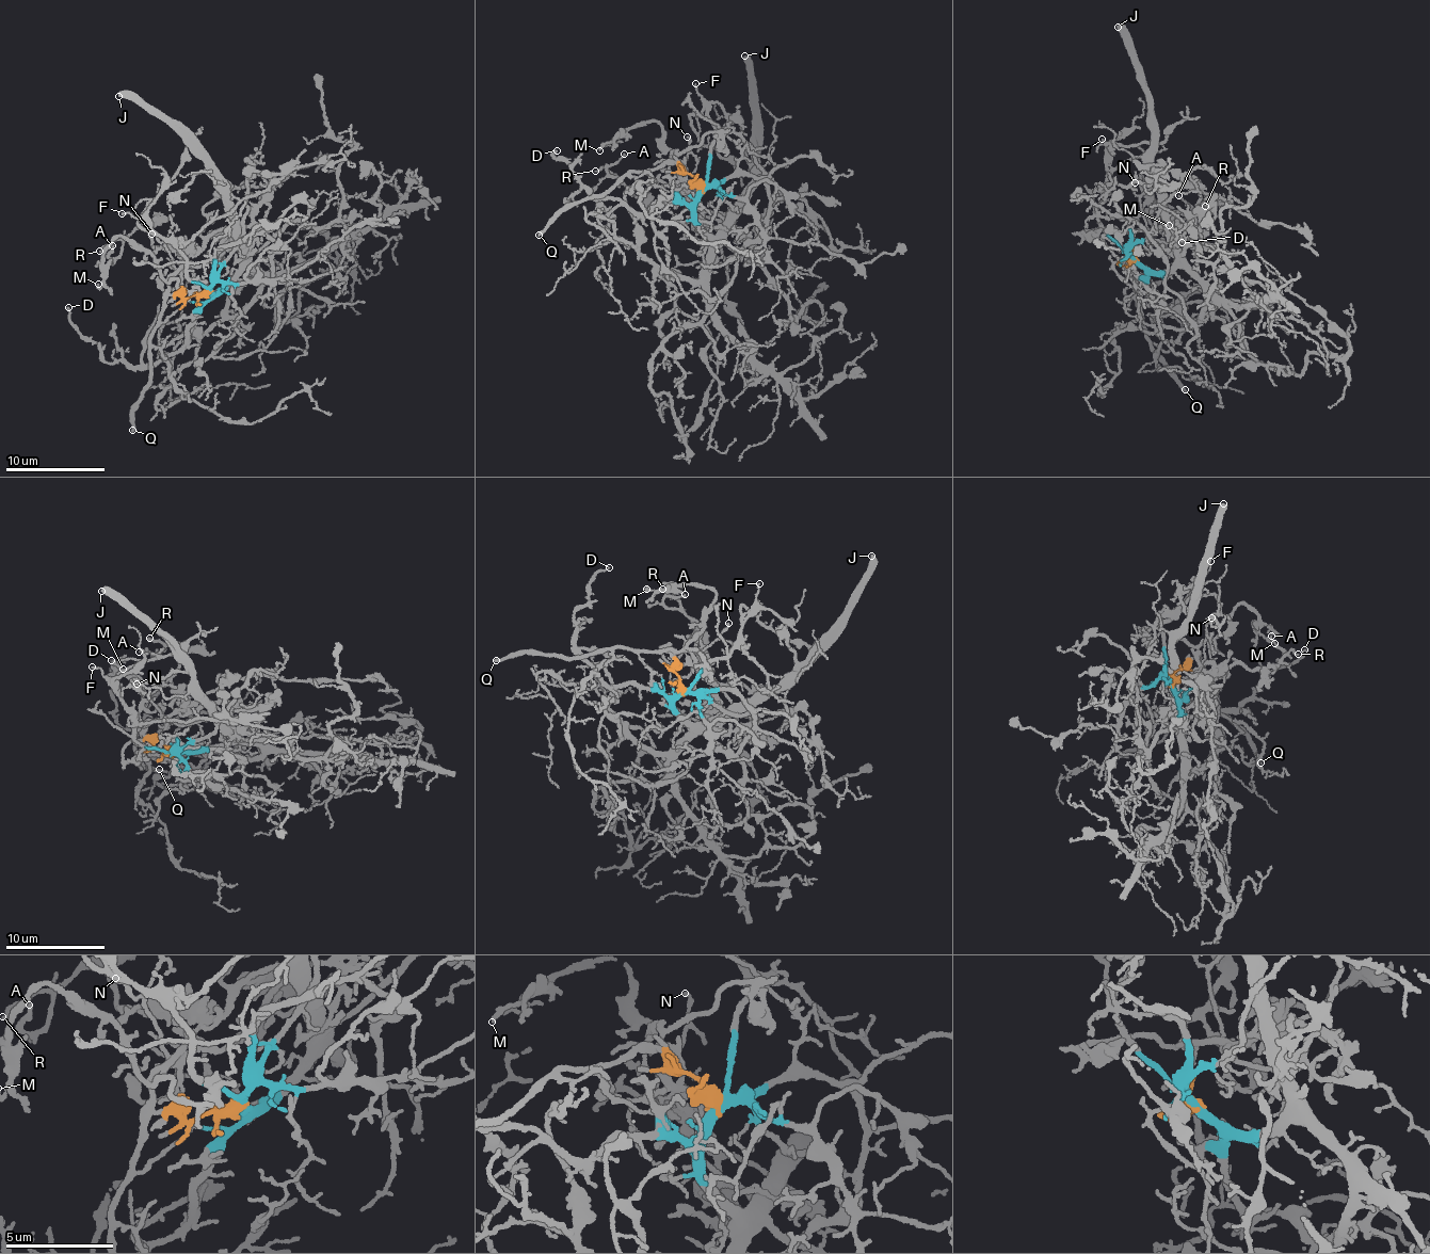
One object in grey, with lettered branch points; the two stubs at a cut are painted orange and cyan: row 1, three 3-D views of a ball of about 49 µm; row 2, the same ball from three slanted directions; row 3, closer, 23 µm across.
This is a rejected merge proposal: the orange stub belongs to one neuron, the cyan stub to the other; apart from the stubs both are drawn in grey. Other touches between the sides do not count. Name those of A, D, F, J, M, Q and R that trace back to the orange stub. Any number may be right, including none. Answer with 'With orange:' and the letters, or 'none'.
With orange: A, M, Q, R

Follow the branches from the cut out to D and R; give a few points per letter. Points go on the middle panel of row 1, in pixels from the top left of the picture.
D: (700, 189), (689, 203), (658, 203), (645, 212), (582, 188), (571, 169), (575, 162), (552, 154), (557, 150)
R: (700, 189), (675, 164), (684, 167), (680, 189), (656, 181), (638, 189), (605, 170), (594, 170)

